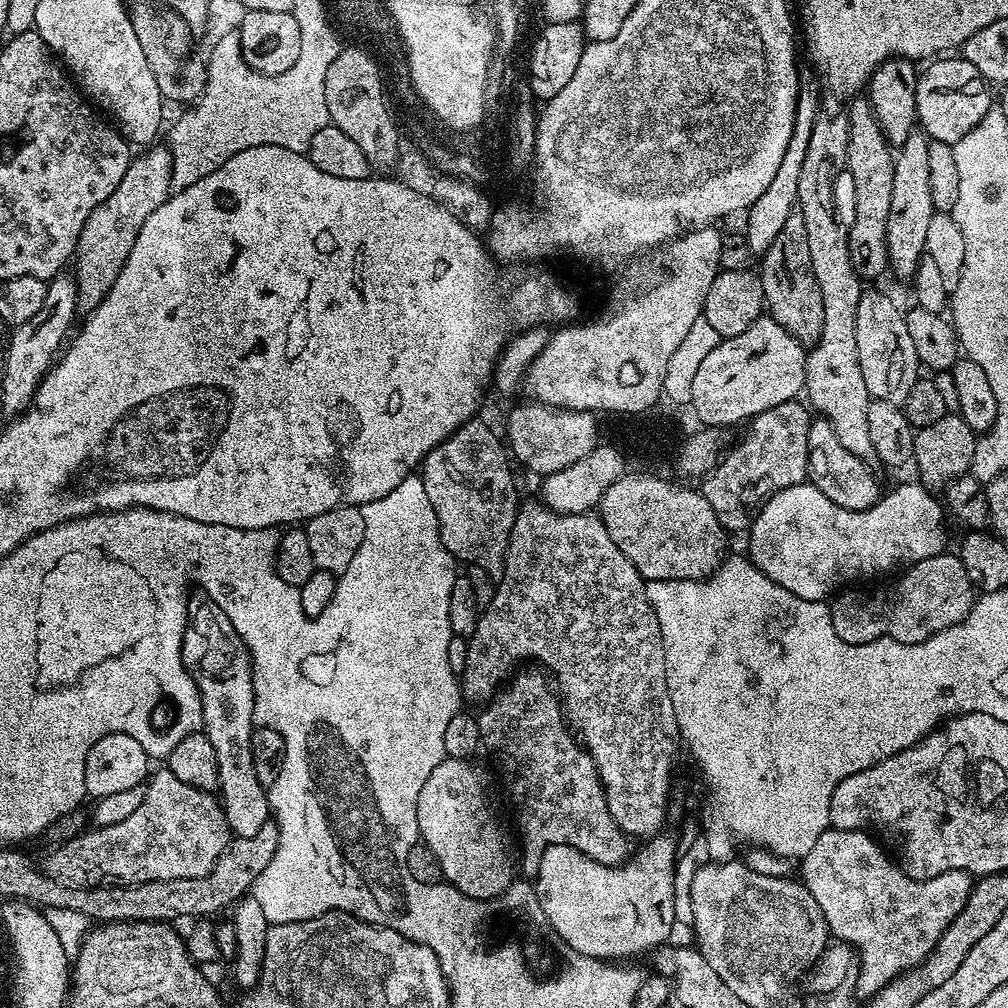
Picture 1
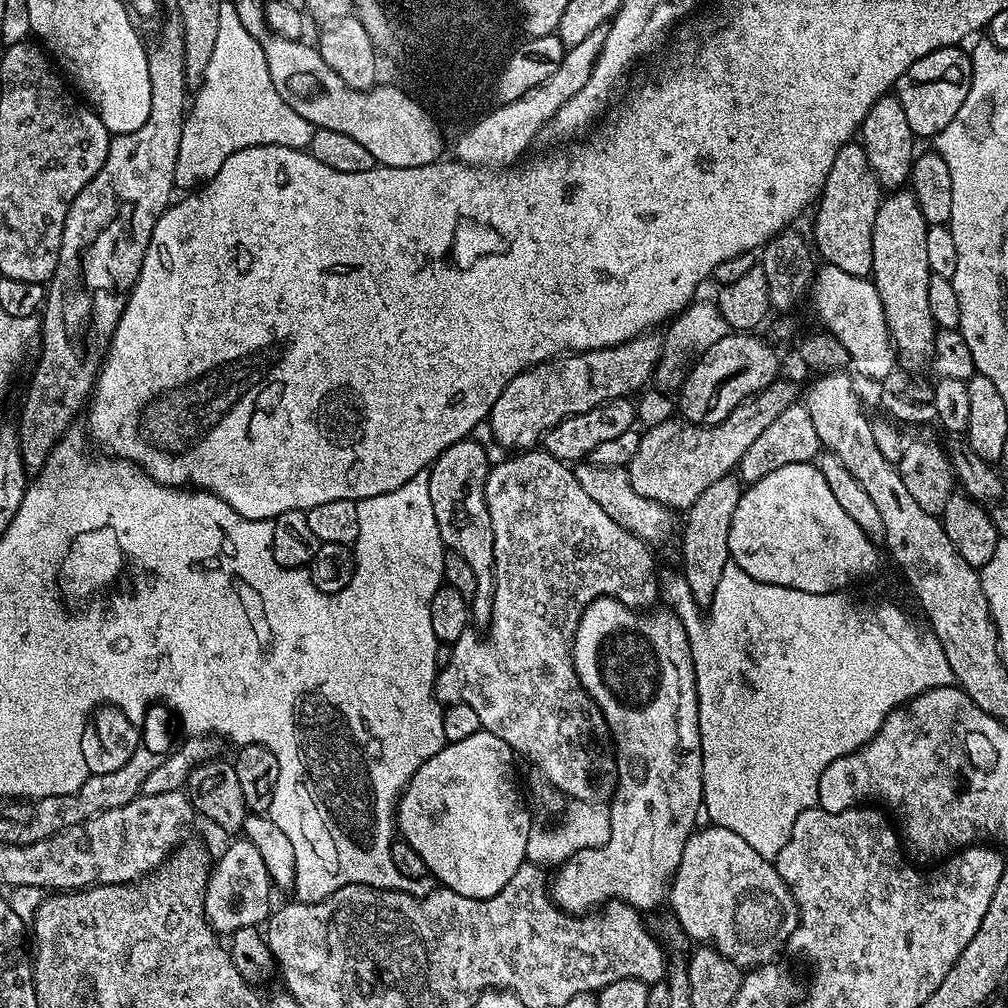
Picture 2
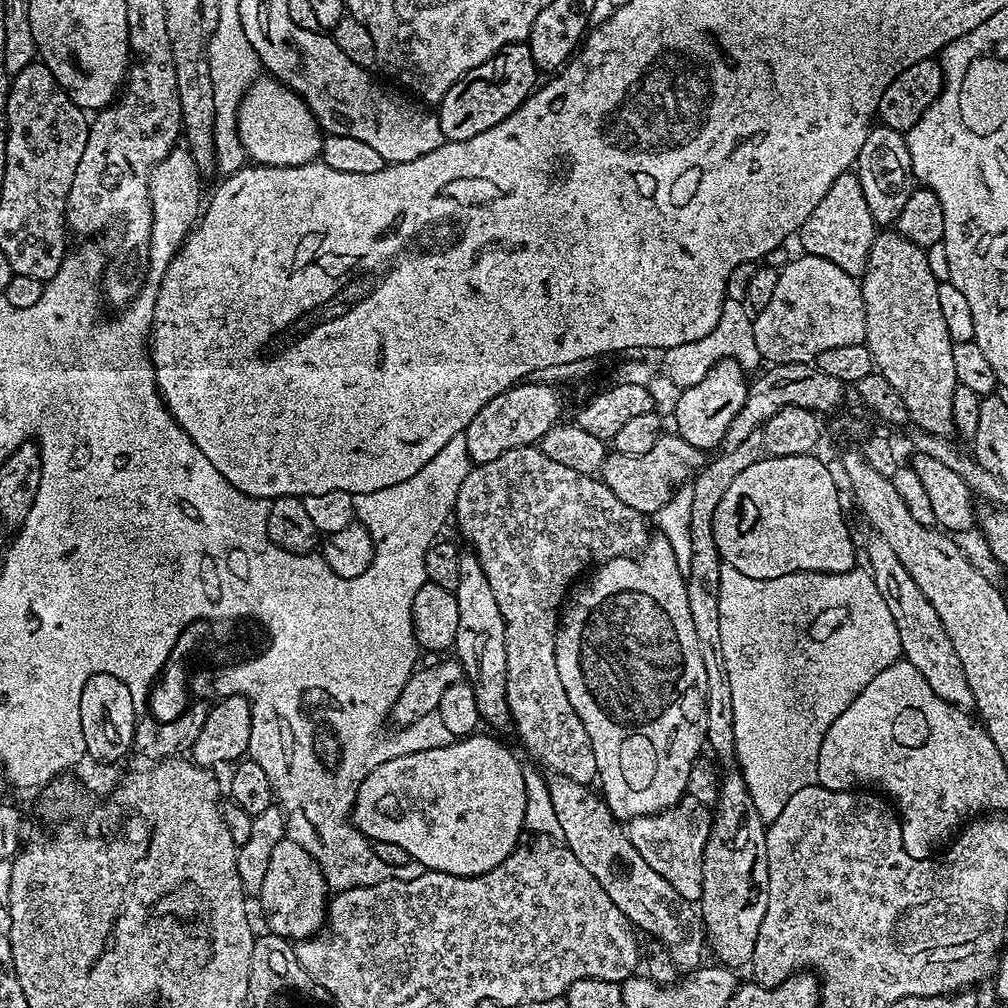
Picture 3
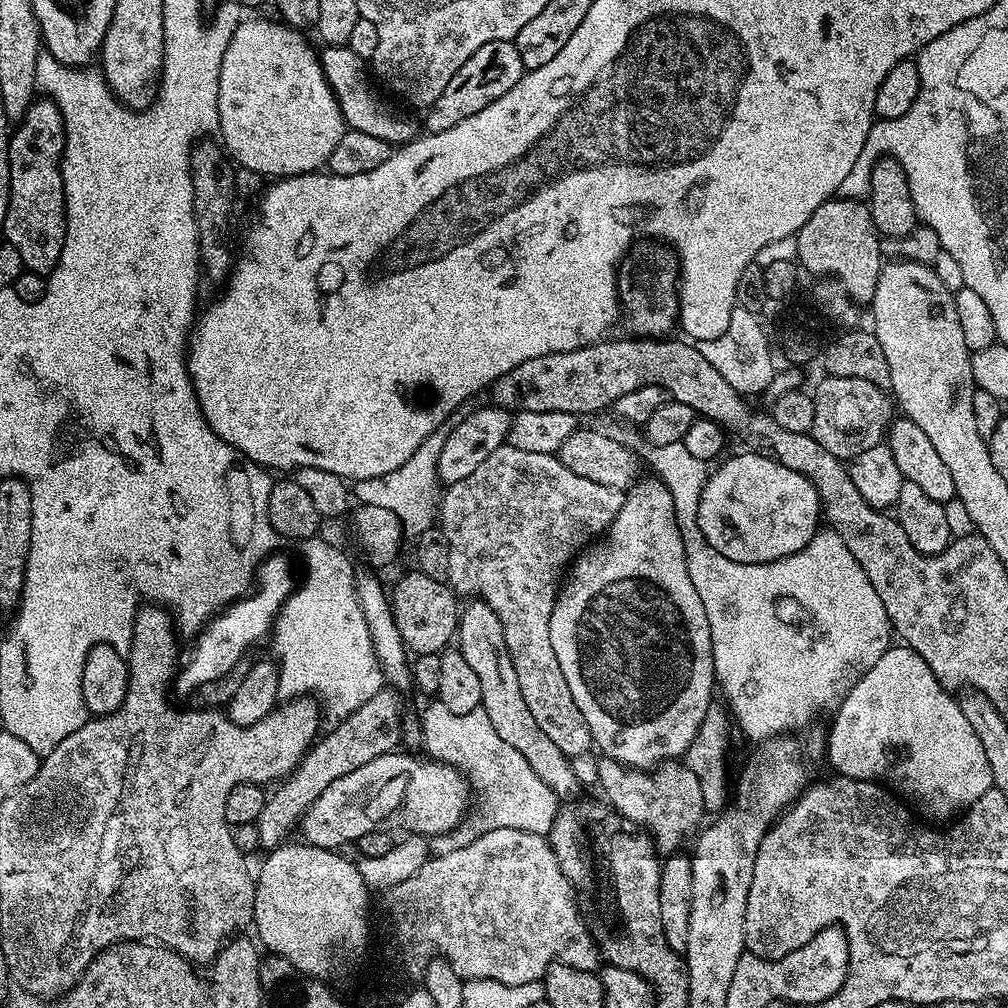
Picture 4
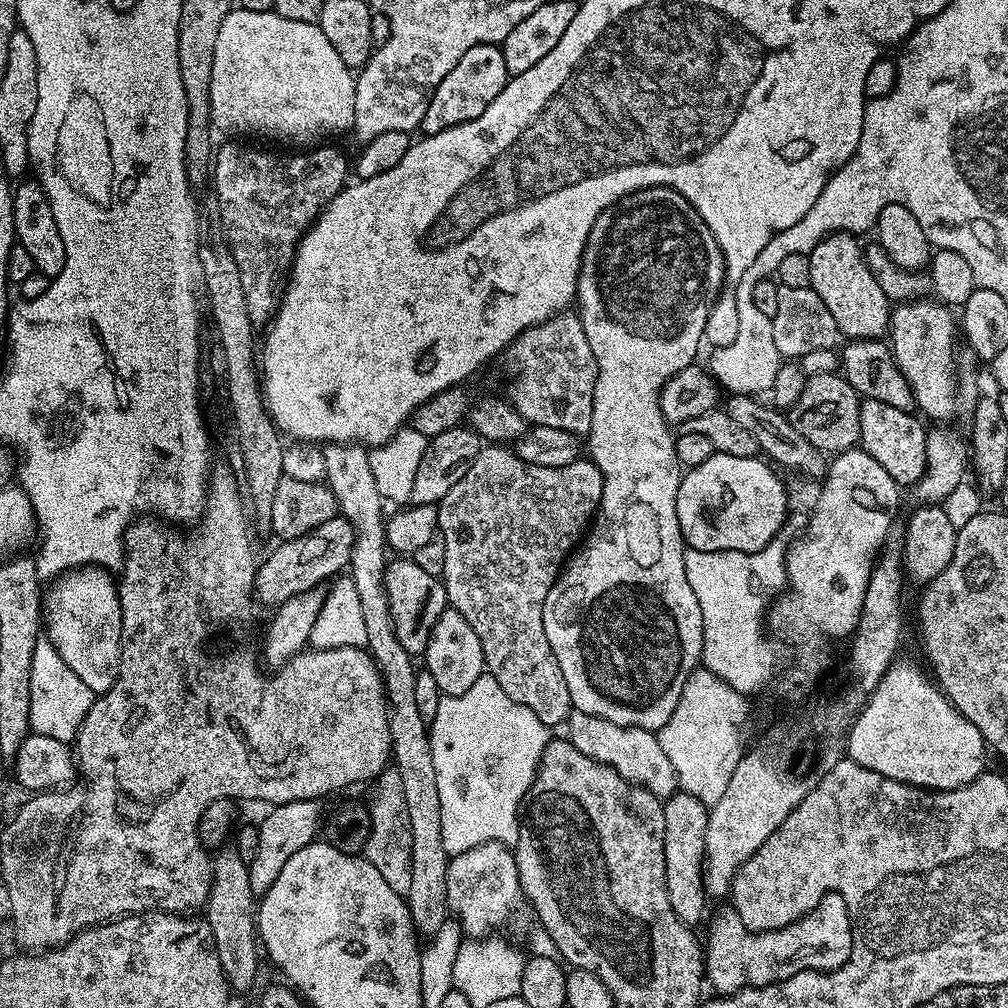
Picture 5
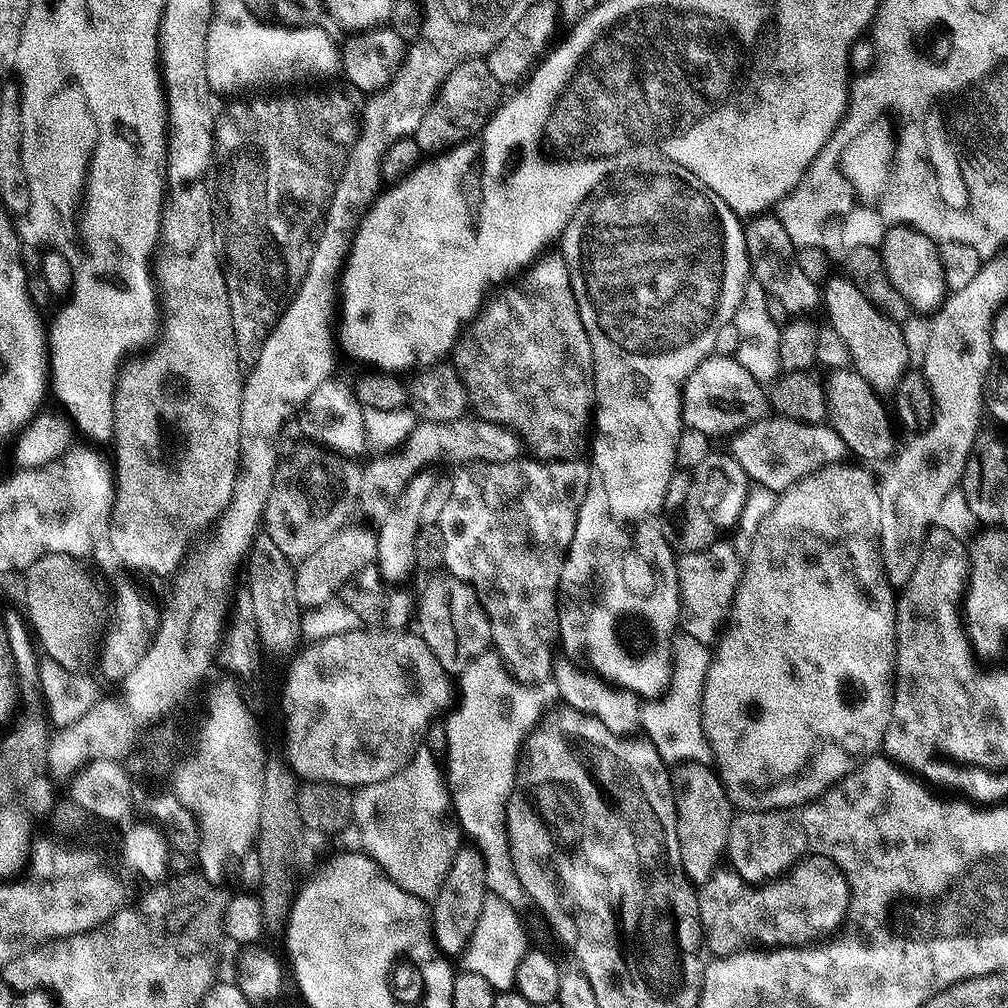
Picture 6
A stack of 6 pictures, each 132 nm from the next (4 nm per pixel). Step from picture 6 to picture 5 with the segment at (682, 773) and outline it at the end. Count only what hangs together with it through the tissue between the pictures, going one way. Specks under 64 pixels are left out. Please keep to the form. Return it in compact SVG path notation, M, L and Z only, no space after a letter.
M677 790L664 800L666 814L666 890L670 894L670 904L682 923L696 926L704 916L704 907L710 903L710 897L704 888L704 855L706 854L706 832L708 830L709 805L703 804L694 794Z

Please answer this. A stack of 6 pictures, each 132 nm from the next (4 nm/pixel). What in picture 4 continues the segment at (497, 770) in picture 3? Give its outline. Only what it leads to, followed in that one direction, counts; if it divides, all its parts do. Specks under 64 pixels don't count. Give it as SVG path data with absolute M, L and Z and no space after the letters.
M395 750L392 752L384 753L381 757L376 757L370 760L364 766L360 766L358 770L353 770L348 774L343 774L342 777L337 778L326 786L326 790L323 790L322 794L319 794L318 798L314 799L312 805L305 810L304 815L298 820L298 831L300 830L303 843L313 844L319 848L330 848L333 850L343 849L343 844L351 842L358 842L366 834L371 832L391 832L393 834L411 834L413 836L422 836L425 838L433 838L432 836L444 836L447 832L452 832L460 824L460 819L464 816L464 811L468 808L468 792L470 793L470 784L466 779L464 773L458 771L456 768L451 768L448 764L442 764L439 760L431 758L423 758L419 760L416 756L407 756L403 750Z

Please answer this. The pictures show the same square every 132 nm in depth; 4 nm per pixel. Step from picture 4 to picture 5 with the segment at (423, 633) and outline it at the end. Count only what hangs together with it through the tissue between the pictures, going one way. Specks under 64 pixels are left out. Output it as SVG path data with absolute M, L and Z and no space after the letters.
M396 558L387 565L384 572L384 588L388 595L389 613L398 642L402 644L412 658L423 657L434 630L434 622L449 607L448 595L441 577L426 574L411 558Z

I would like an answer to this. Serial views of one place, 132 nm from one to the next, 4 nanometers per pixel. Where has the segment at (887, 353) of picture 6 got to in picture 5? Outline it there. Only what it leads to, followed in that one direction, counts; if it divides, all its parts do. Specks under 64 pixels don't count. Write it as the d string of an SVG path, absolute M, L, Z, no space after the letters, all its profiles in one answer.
M833 232L814 250L810 258L810 282L812 288L826 302L826 310L838 322L841 337L848 340L878 340L889 331L893 305L882 294L882 286L870 274L870 266L864 257L864 248L855 235Z

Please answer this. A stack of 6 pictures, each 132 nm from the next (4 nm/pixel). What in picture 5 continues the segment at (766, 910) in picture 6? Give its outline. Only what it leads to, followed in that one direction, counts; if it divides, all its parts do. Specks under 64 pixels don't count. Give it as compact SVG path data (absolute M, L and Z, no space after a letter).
M827 892L821 900L800 920L793 920L784 928L775 928L769 932L752 932L742 922L735 908L725 906L712 920L712 929L706 936L706 955L704 971L707 983L713 993L733 996L743 988L761 988L767 984L776 984L779 980L790 978L799 972L832 972L841 968L852 953L852 919L846 902L840 892Z

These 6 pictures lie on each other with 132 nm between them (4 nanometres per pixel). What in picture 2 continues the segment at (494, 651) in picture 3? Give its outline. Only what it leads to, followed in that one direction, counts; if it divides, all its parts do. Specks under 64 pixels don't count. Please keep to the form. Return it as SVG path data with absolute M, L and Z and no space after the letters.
M465 438L454 442L437 460L433 460L427 469L430 486L430 506L434 506L434 522L438 522L440 537L447 551L462 554L466 562L470 562L470 570L474 570L476 589L470 597L470 616L481 626L492 619L492 595L496 585L496 567L494 566L494 530L490 526L490 510L486 510L486 478L490 467L488 452L476 441L476 438Z

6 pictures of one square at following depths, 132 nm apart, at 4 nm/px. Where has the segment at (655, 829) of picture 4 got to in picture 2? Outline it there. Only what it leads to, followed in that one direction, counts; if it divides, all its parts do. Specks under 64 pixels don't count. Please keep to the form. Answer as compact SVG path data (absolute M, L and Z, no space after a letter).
M707 827L693 831L684 847L684 859L678 862L676 871L672 873L671 915L679 921L680 928L688 935L689 941L711 942L726 961L735 964L740 970L773 963L777 959L775 956L780 951L785 951L785 942L792 936L792 931L800 925L798 906L773 861L762 858L762 854L753 850L743 838L738 838L734 830Z

